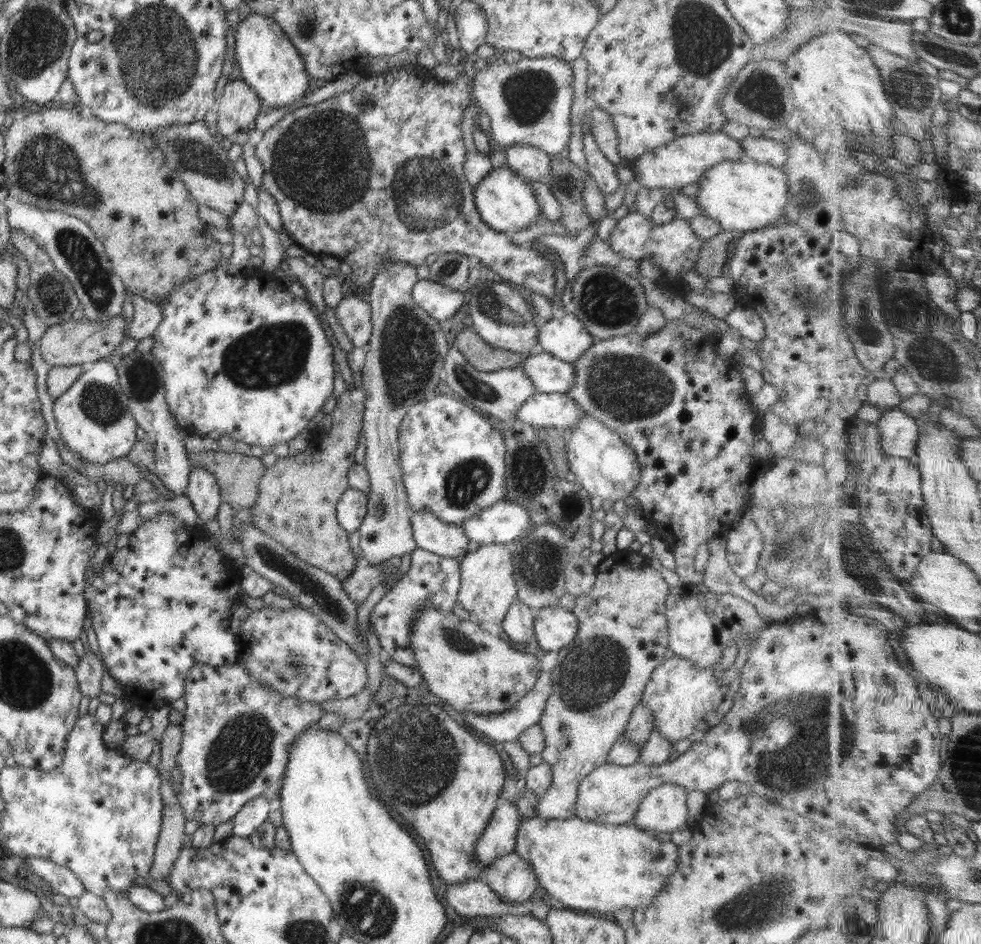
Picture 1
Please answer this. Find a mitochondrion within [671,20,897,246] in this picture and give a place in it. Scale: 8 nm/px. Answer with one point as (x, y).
(760, 90)

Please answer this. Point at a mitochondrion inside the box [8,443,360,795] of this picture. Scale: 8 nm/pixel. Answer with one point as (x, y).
(273, 558)

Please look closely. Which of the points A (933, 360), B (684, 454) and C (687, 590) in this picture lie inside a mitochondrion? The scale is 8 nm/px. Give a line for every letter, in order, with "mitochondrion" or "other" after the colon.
A: mitochondrion
B: other
C: other

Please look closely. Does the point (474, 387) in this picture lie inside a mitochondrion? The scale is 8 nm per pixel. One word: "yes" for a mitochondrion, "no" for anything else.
yes

